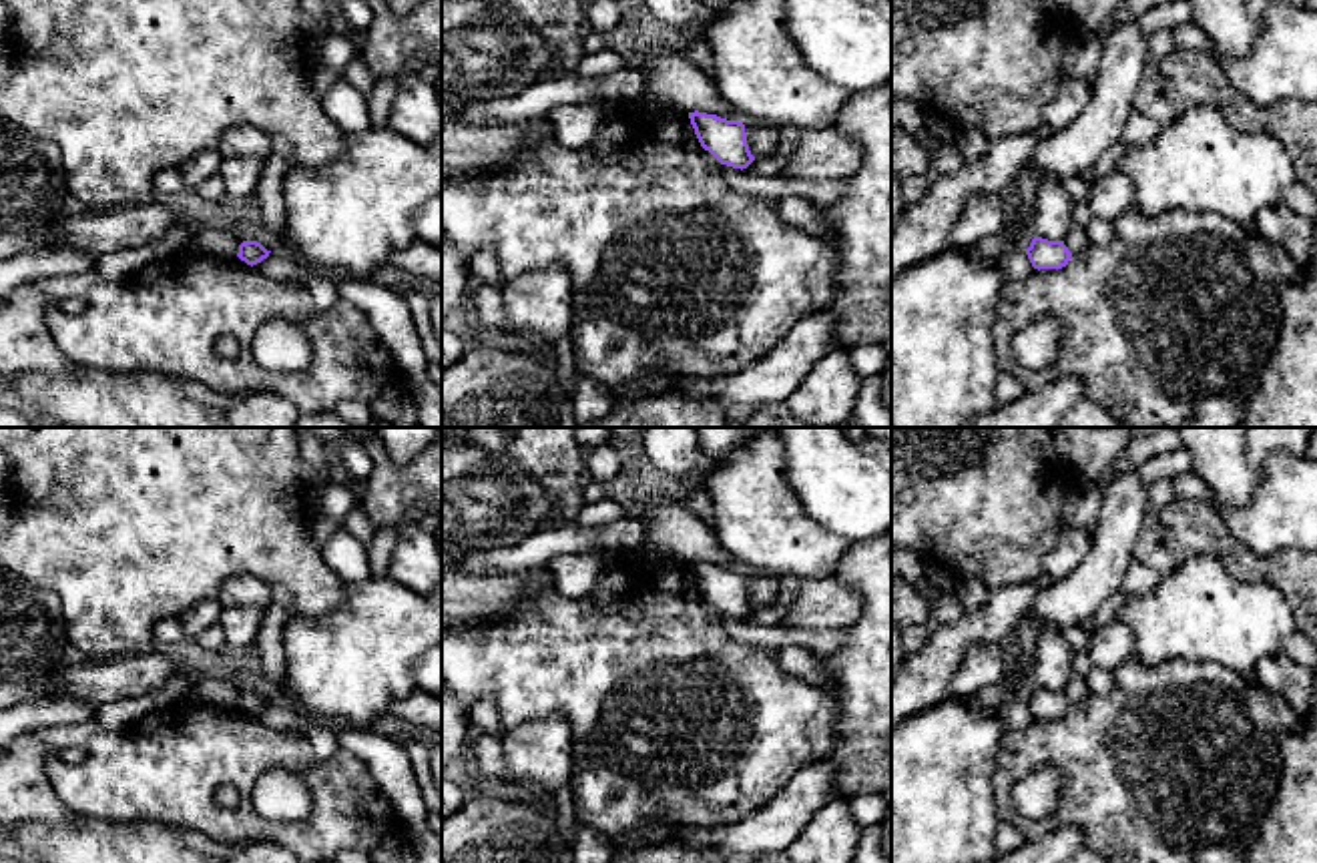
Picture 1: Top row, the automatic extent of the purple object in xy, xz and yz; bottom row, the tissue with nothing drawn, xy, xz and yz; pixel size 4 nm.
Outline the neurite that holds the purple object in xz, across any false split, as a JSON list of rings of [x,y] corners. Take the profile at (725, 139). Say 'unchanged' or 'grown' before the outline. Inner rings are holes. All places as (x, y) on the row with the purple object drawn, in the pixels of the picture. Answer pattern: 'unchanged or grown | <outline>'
unchanged | [[[699,110],[689,112],[689,118],[701,147],[709,151],[721,165],[743,171],[755,161],[747,145],[743,122]]]

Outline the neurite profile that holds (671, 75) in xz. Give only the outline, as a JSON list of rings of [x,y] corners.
[[[681,46],[652,50],[642,56],[646,90],[679,106],[683,112],[707,112],[751,124],[719,94],[715,82],[689,58]]]

